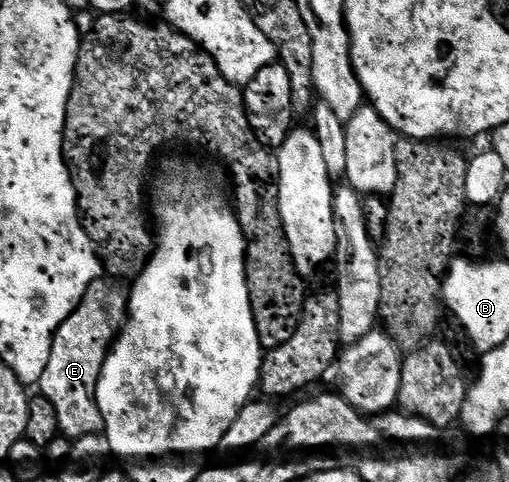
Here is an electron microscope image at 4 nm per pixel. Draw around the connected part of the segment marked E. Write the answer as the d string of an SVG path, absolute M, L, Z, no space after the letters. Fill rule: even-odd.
M101 277L86 289L80 305L58 329L38 390L57 410L61 436L75 441L87 435L99 435L104 430L102 413L96 404L96 390L108 352L128 321L129 296L129 288L123 282Z

